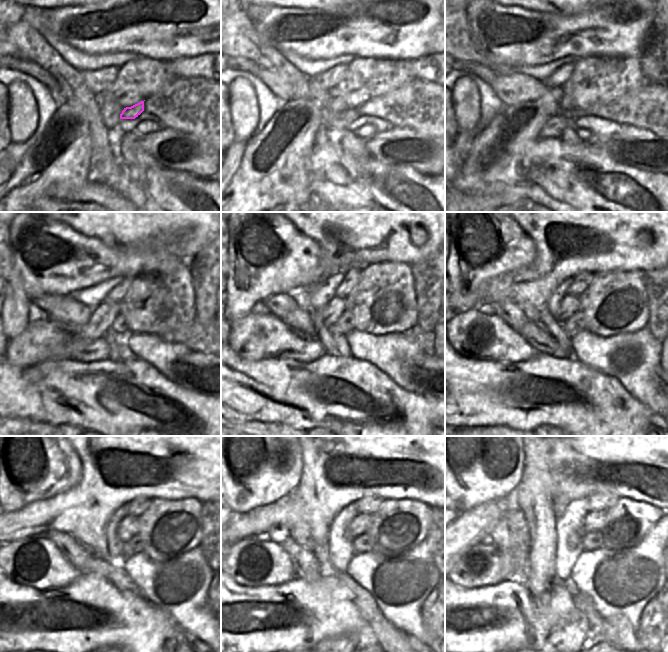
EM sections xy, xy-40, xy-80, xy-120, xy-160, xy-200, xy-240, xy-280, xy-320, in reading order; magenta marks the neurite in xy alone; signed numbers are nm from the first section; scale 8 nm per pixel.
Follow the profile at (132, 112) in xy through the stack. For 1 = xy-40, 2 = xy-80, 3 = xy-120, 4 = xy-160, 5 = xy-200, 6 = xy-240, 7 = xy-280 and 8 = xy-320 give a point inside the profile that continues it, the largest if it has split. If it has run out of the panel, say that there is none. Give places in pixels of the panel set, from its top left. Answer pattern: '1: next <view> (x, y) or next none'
1: next xy-40 (336, 124)
2: next xy-80 (554, 126)
3: next xy-120 (43, 338)
4: next xy-160 (255, 337)
5: next xy-200 (476, 336)
6: next xy-240 (35, 561)
7: next xy-280 (253, 561)
8: next xy-320 (478, 565)

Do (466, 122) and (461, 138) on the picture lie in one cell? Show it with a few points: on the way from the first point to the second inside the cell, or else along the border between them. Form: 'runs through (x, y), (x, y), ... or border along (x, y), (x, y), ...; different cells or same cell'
border along (477, 128), (458, 131); different cells

